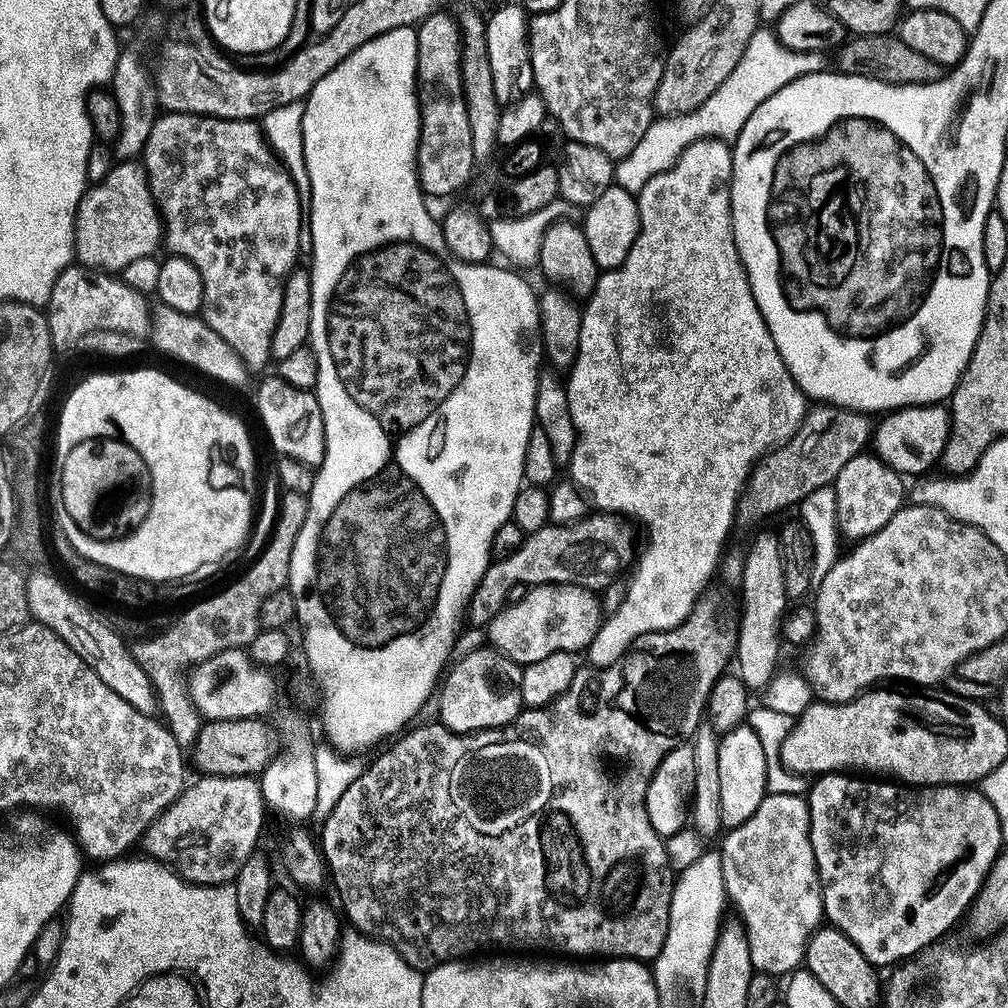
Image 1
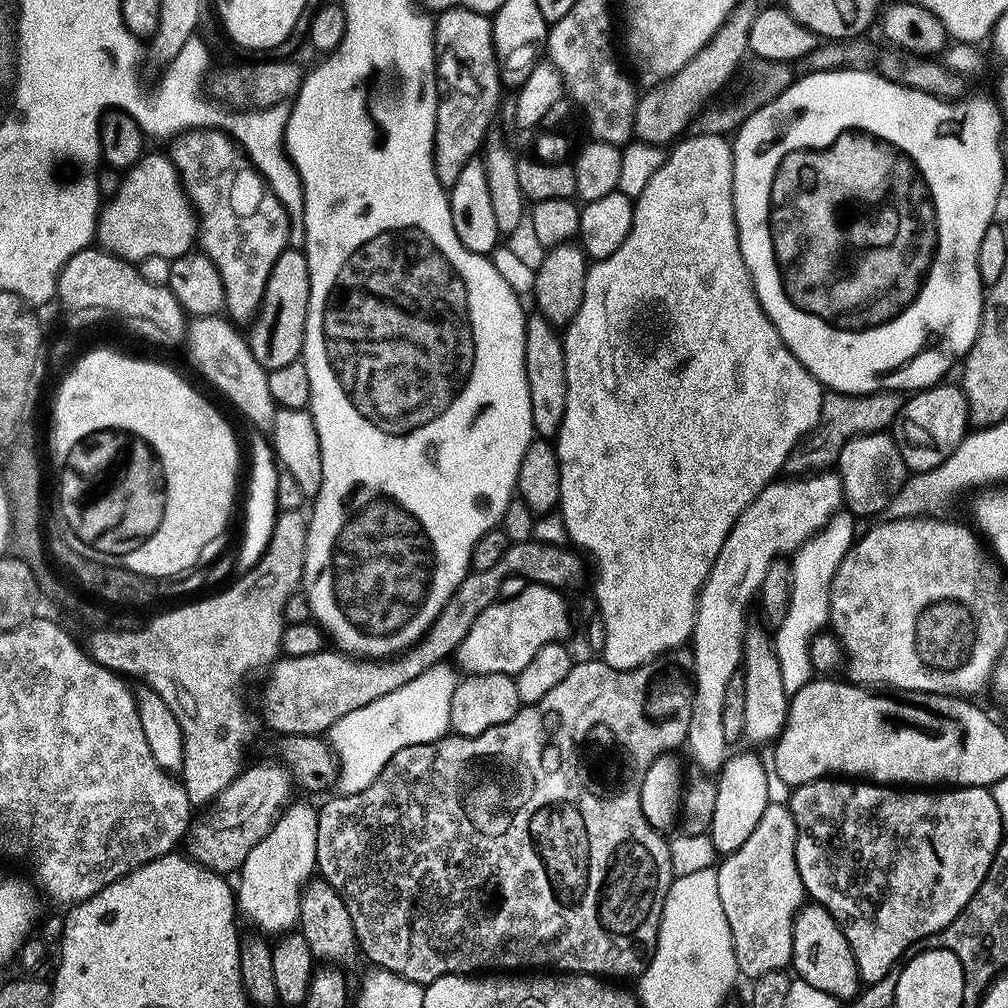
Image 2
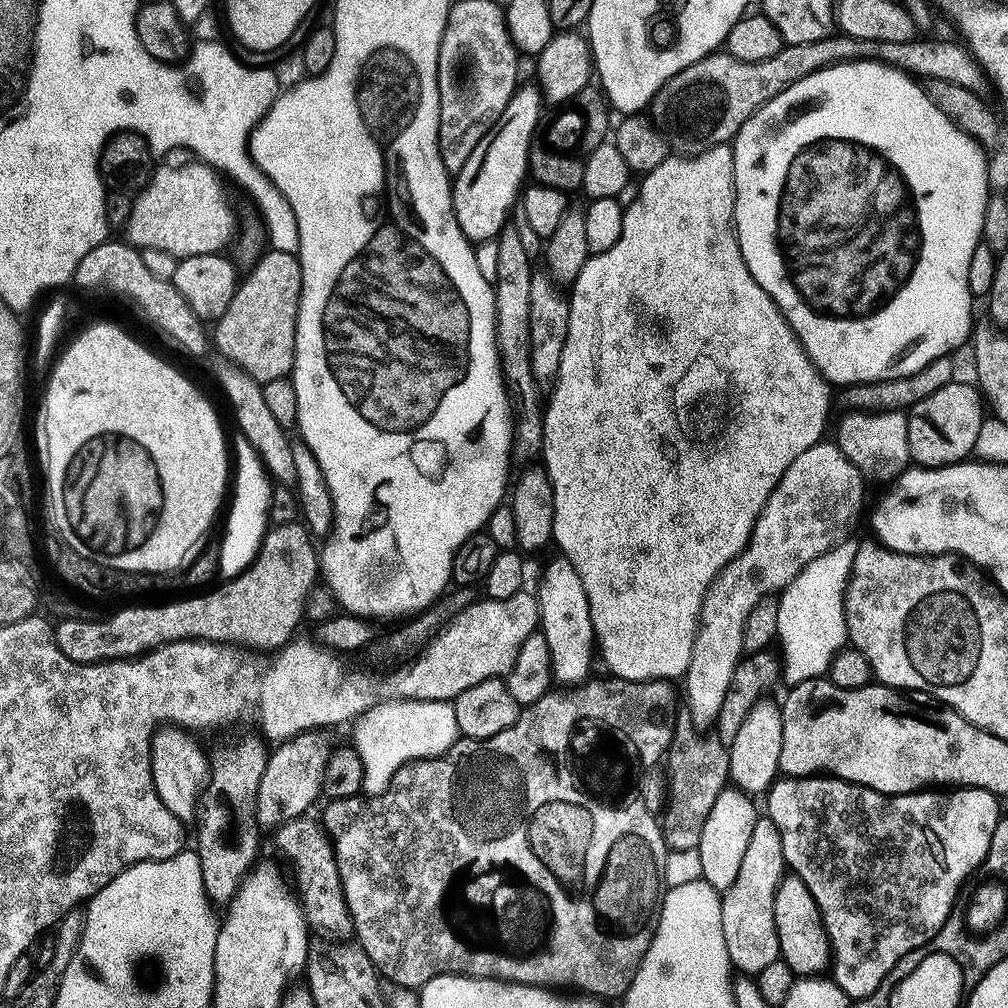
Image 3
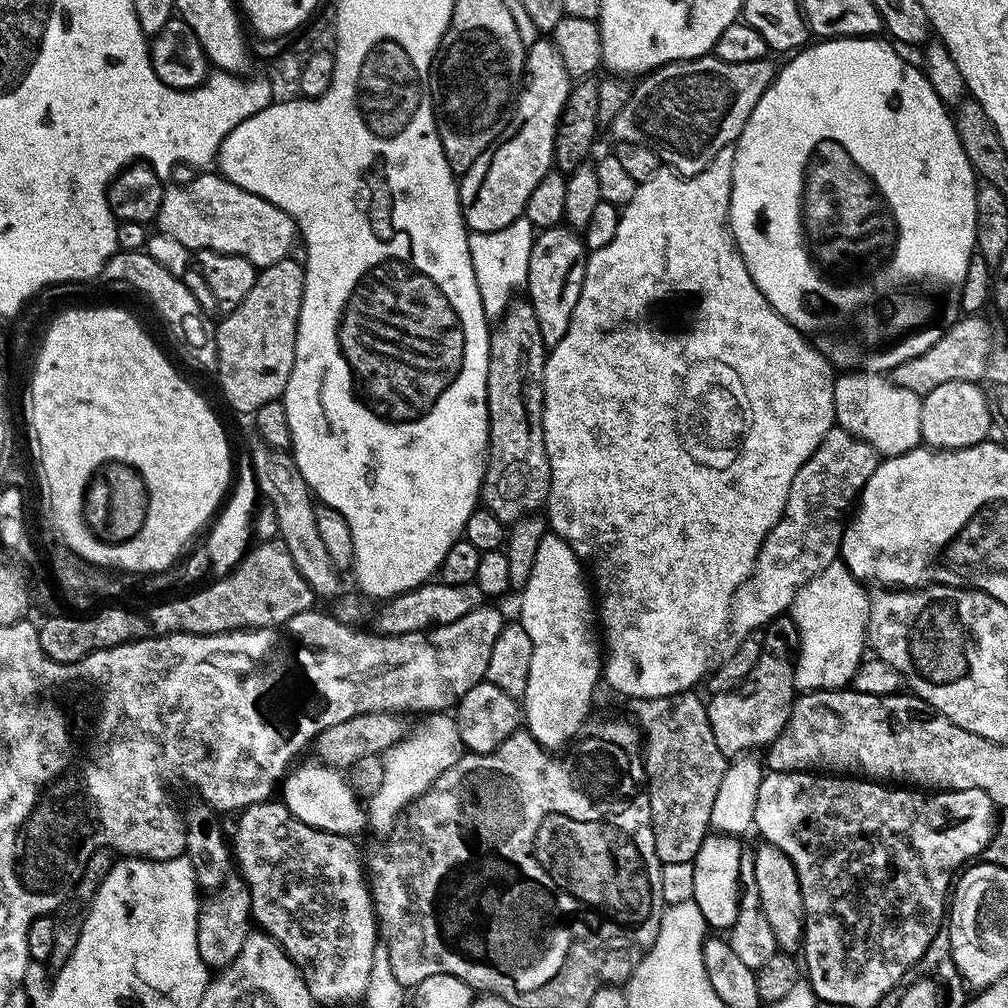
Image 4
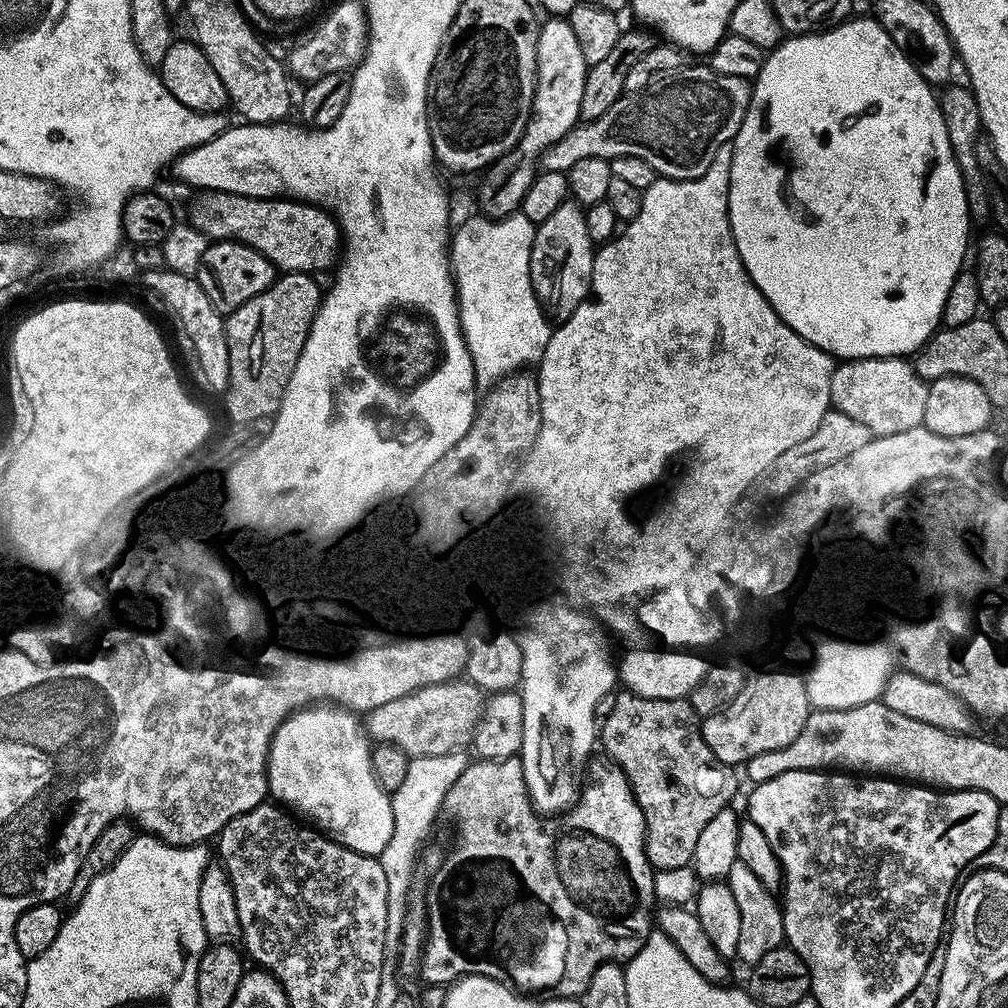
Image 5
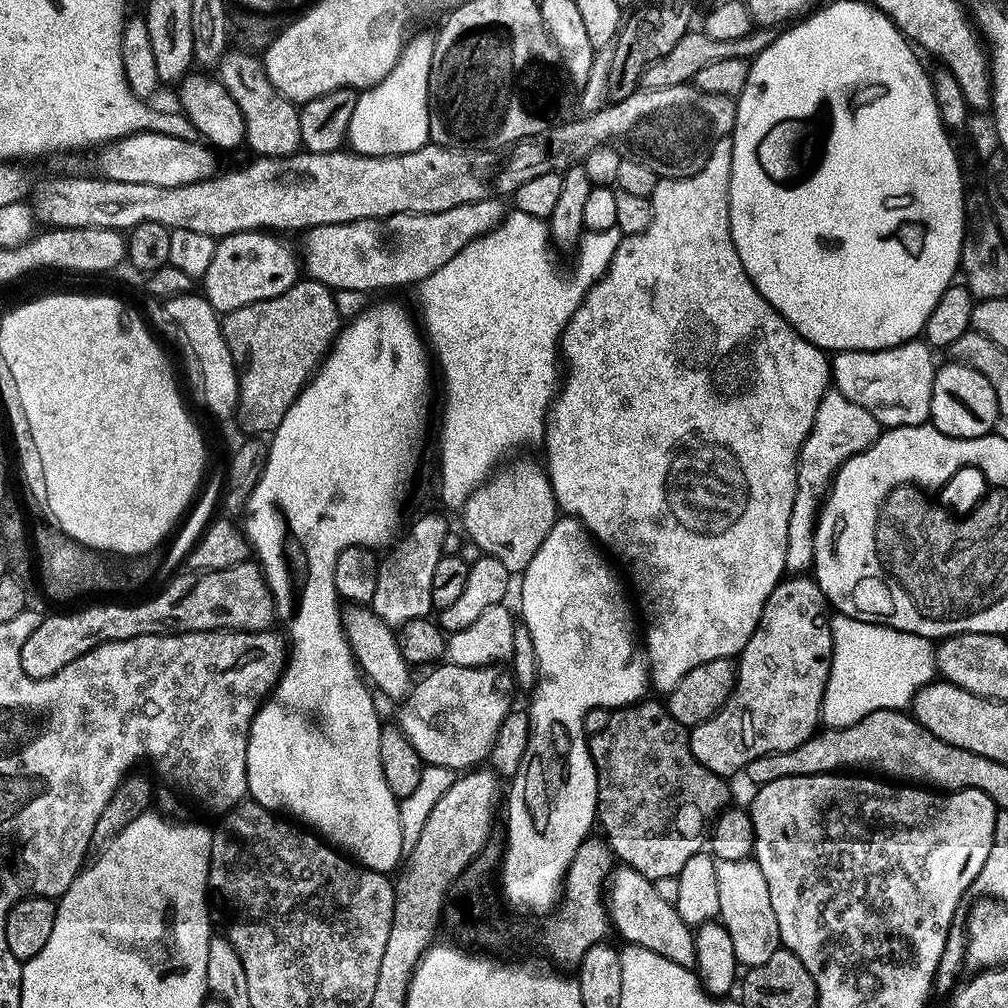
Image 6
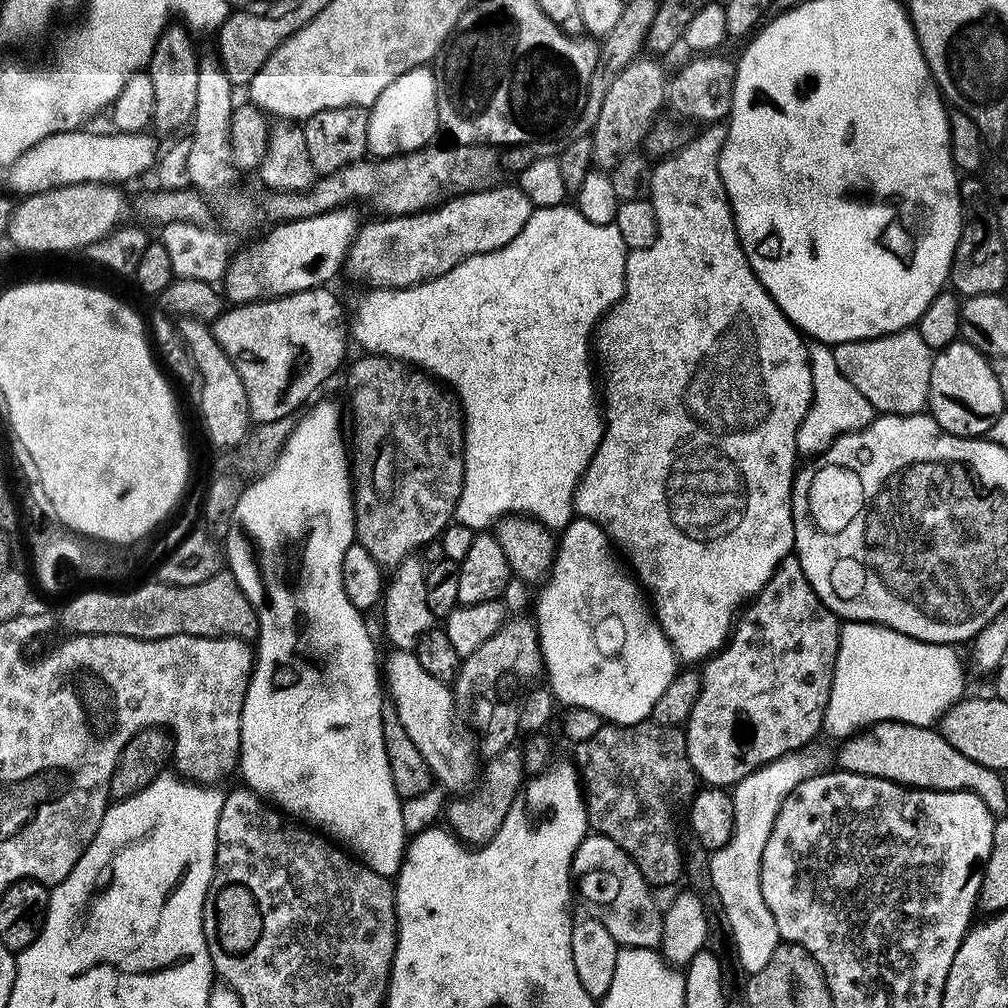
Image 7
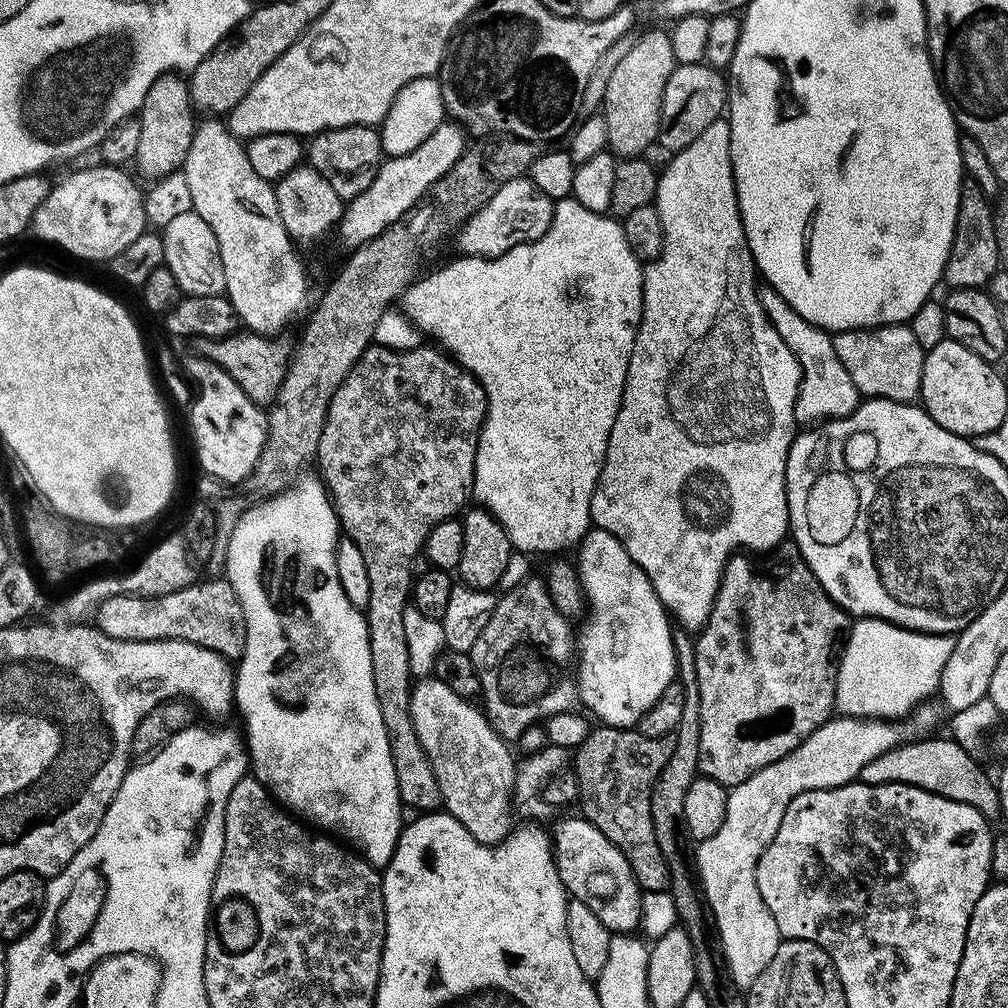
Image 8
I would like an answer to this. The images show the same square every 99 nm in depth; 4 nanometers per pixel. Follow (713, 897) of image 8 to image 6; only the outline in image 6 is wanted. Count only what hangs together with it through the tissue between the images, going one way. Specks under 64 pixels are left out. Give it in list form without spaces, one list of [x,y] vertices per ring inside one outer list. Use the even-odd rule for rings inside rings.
[[[755,859],[747,860],[721,860],[716,865],[718,874],[718,902],[720,903],[719,919],[730,934],[730,942],[734,942],[734,954],[737,965],[745,969],[762,966],[770,954],[781,948],[778,934],[778,918],[774,918],[774,906],[770,906],[770,889],[766,887],[766,878],[762,878],[762,870]]]

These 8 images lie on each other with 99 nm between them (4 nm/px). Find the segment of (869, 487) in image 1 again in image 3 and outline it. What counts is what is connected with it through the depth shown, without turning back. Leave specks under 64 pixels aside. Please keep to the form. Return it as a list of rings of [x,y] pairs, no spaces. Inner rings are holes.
[[[848,410],[843,413],[840,425],[836,428],[834,442],[858,466],[864,475],[865,481],[881,486],[887,486],[897,480],[909,467],[912,455],[910,454],[910,434],[908,433],[908,417],[901,412],[857,412]]]

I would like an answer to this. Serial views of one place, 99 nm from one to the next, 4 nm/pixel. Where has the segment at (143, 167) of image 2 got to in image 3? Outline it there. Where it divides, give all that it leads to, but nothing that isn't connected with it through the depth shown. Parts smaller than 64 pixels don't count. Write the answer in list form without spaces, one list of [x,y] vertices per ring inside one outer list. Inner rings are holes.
[[[192,163],[196,164],[164,164],[161,168],[159,165],[148,184],[135,193],[128,224],[122,229],[132,247],[166,250],[183,258],[194,254],[223,253],[224,247],[233,243],[236,212],[224,189],[221,173],[206,163]]]

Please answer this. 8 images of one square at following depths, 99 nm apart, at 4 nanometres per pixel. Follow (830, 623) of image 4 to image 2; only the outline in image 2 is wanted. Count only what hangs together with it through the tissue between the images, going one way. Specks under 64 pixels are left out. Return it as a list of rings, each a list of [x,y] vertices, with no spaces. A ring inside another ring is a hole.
[[[837,514],[828,521],[823,530],[812,537],[808,543],[802,545],[791,557],[792,565],[792,589],[790,590],[790,606],[786,618],[782,618],[780,624],[774,628],[774,643],[778,654],[778,666],[782,670],[782,686],[791,694],[798,691],[802,686],[806,686],[808,681],[813,679],[814,671],[811,666],[810,650],[812,639],[820,632],[825,631],[829,623],[828,611],[830,610],[830,590],[832,589],[832,579],[842,562],[842,558],[852,549],[854,541],[857,539],[858,531],[854,525],[853,517],[848,514]]]

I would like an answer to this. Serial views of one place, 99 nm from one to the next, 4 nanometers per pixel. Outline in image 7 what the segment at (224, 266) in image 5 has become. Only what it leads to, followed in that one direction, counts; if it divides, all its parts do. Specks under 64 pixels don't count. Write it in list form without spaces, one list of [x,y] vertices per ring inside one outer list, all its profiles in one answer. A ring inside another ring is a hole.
[[[351,207],[336,208],[333,212],[320,212],[316,216],[303,216],[297,220],[286,220],[277,223],[277,228],[253,242],[249,248],[233,255],[228,261],[228,269],[222,281],[222,292],[233,305],[254,304],[257,300],[289,296],[302,290],[322,288],[331,285],[336,275],[341,275],[344,261],[348,258],[348,248],[356,237],[362,220],[352,213]]]

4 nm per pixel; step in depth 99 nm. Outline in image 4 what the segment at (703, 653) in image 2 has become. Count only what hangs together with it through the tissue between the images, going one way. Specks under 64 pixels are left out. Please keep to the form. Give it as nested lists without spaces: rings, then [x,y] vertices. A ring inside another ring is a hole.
[[[833,426],[826,434],[826,438],[822,438],[815,454],[802,465],[798,474],[794,474],[794,482],[786,498],[784,517],[772,527],[770,534],[762,542],[752,572],[746,578],[746,582],[738,586],[734,594],[730,617],[731,635],[736,635],[736,638],[751,636],[757,630],[767,626],[770,621],[775,620],[777,616],[785,615],[791,609],[798,590],[802,590],[802,586],[806,586],[806,582],[810,582],[814,574],[822,574],[826,566],[837,563],[840,543],[846,527],[846,517],[858,493],[866,486],[870,474],[874,474],[877,463],[876,451],[871,446],[854,438],[838,426]]]

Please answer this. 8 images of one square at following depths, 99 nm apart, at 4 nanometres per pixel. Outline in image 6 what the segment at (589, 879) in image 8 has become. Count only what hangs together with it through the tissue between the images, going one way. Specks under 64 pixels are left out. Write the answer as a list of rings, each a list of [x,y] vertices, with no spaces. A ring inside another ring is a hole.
[[[620,866],[611,873],[606,888],[606,911],[611,927],[615,931],[617,928],[621,938],[628,940],[624,942],[637,948],[654,950],[654,954],[662,954],[662,958],[670,958],[670,962],[678,962],[678,966],[683,968],[695,969],[696,937],[693,929],[682,922],[675,903],[663,899],[653,881],[638,874],[638,870]]]

